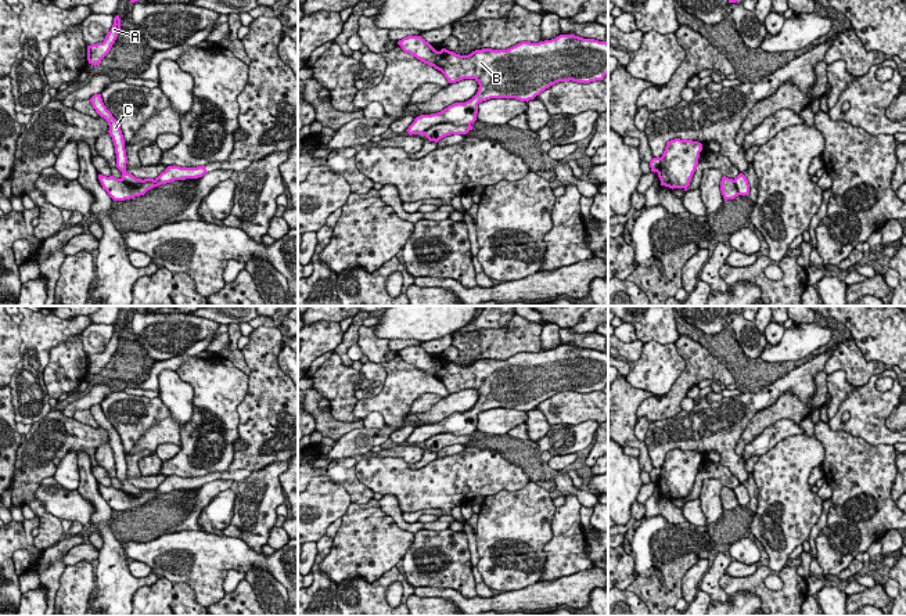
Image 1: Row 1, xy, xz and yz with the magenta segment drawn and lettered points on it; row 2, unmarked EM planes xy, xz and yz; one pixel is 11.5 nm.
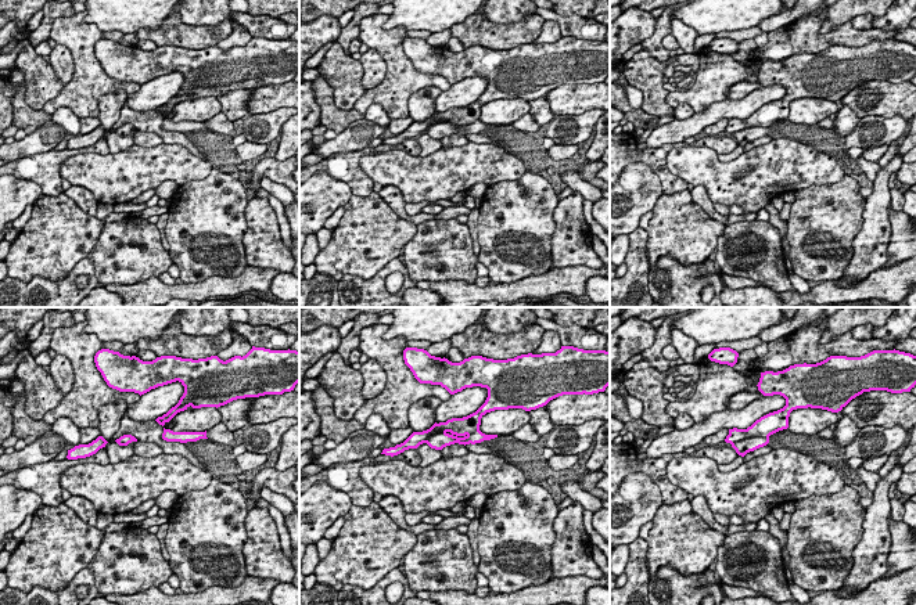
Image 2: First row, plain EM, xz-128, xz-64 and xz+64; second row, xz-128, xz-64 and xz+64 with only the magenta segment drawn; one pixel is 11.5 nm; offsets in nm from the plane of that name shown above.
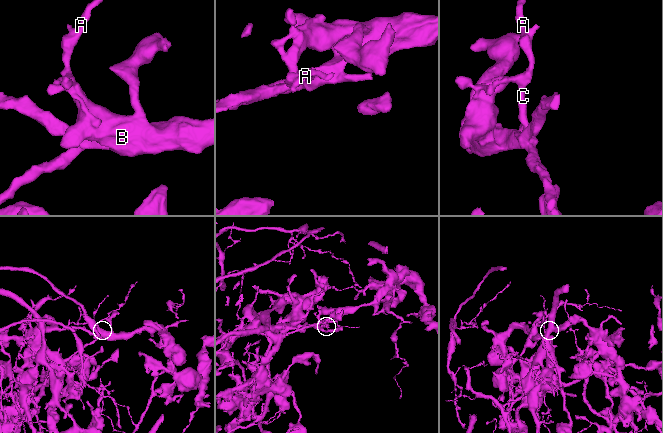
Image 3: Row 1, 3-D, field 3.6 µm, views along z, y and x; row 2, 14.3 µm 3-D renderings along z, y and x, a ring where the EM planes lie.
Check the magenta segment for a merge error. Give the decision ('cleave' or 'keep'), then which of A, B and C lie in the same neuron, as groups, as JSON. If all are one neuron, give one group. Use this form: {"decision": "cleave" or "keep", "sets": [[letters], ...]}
{"decision": "cleave", "sets": [["A", "C"], ["B"]]}

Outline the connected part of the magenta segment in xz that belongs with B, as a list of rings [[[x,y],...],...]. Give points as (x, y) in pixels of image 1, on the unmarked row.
[[[560,345],[539,353],[521,352],[507,360],[482,359],[468,365],[460,365],[446,359],[436,361],[421,346],[403,347],[398,354],[405,363],[441,381],[449,393],[475,389],[479,395],[471,410],[452,414],[438,424],[417,426],[406,440],[410,446],[423,444],[439,433],[471,435],[477,431],[478,414],[490,408],[515,408],[528,413],[558,392],[590,393],[603,390],[608,383],[608,352],[583,349],[575,345]]]

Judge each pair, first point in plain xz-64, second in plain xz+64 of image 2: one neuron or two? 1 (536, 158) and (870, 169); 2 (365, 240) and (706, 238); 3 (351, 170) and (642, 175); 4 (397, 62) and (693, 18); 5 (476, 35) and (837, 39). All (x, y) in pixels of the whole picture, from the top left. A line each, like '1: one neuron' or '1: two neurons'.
1: two neurons
2: one neuron
3: two neurons
4: two neurons
5: one neuron

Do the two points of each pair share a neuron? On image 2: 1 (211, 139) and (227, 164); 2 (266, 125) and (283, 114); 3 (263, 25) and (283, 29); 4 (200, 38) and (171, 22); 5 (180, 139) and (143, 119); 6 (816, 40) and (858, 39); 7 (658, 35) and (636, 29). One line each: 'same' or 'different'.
1: same
2: same
3: same
4: same
5: same
6: same
7: different

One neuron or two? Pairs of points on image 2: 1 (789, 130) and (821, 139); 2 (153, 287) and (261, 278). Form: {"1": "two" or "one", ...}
{"1": "one", "2": "one"}

